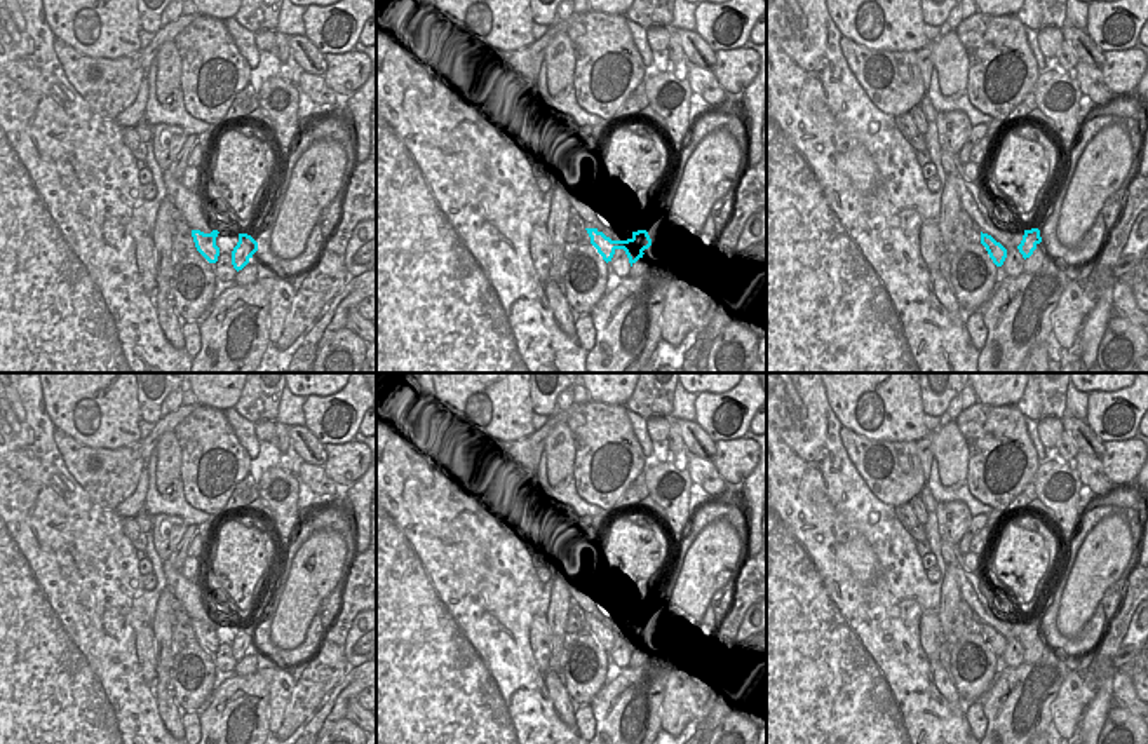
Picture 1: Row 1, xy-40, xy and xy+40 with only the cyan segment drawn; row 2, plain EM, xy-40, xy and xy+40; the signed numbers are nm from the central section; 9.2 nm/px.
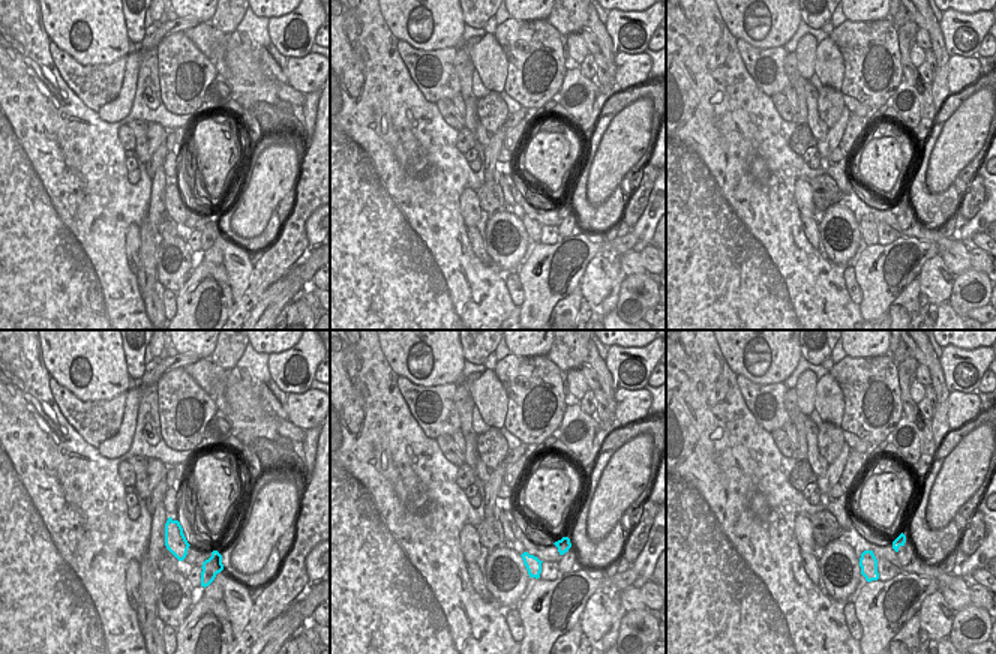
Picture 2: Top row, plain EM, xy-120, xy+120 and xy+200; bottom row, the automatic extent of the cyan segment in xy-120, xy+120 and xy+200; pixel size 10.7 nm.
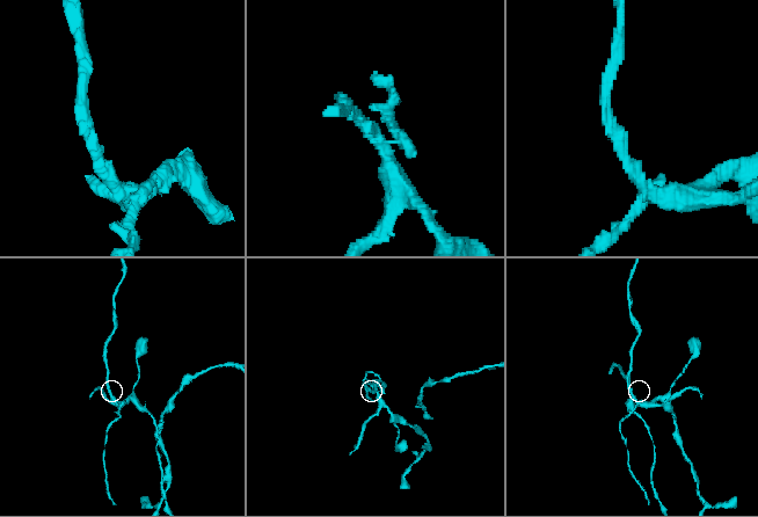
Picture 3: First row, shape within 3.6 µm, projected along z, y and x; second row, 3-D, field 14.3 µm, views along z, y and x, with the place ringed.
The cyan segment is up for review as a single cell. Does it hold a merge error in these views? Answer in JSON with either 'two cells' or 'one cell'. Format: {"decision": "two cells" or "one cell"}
{"decision": "two cells"}

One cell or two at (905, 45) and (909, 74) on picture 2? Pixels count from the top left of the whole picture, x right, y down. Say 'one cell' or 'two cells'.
one cell

